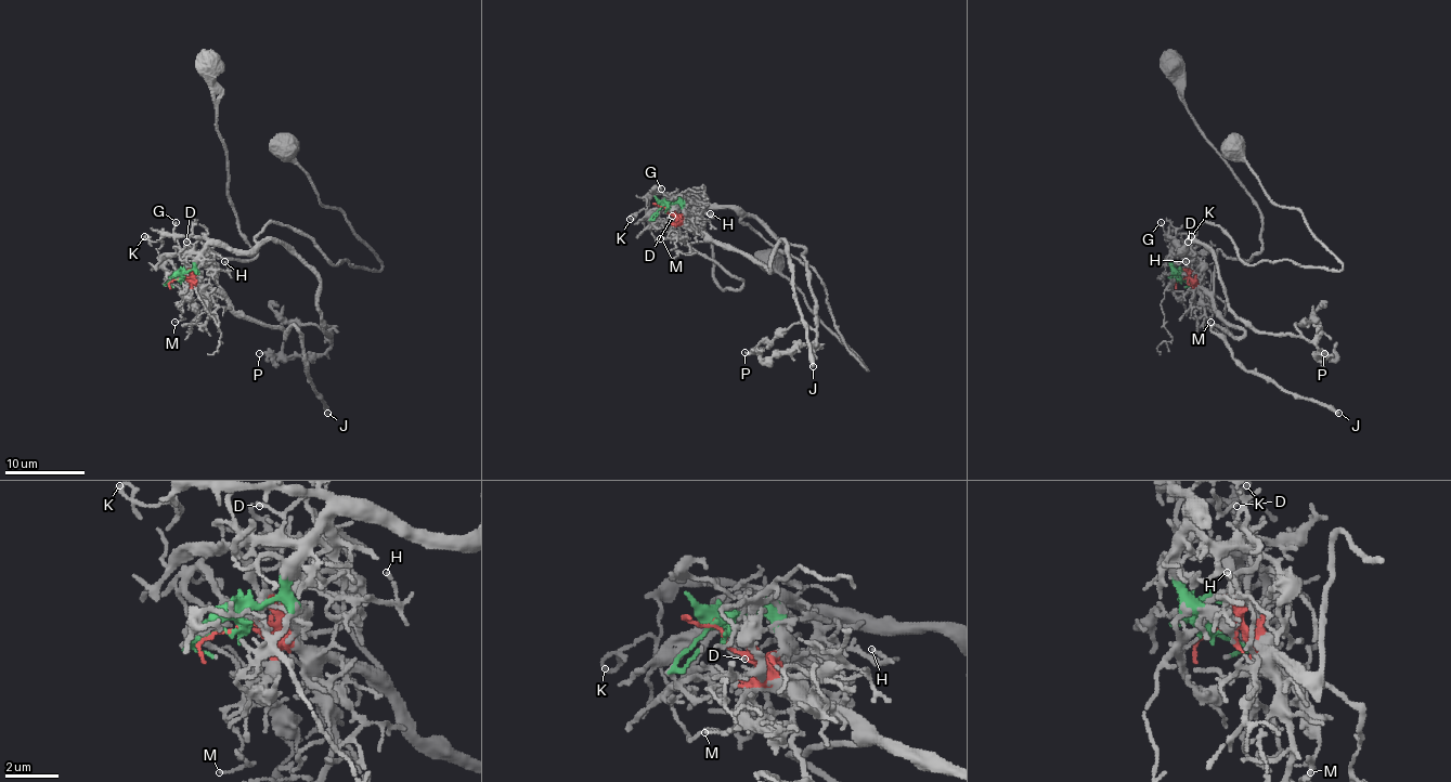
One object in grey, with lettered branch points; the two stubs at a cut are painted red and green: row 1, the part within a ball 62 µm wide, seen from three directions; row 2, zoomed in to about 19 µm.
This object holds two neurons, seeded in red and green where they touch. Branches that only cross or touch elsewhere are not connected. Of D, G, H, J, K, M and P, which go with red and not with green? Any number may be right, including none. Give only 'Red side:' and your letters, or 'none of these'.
Red side: H, J, M

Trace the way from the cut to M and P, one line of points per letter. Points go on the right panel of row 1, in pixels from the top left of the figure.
M: (1180, 279), (1188, 277), (1197, 305), (1209, 321)
P: (1180, 279), (1174, 245), (1197, 239), (1238, 317), (1304, 335), (1332, 356), (1323, 353)

